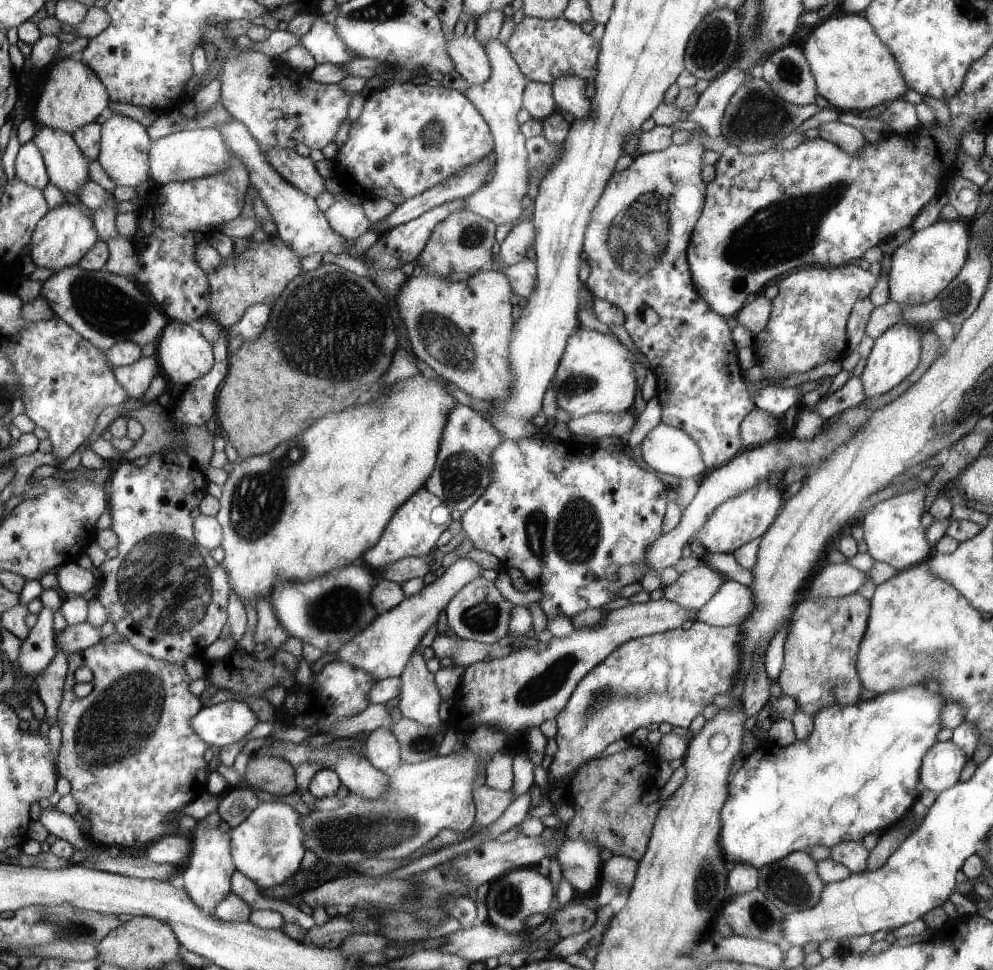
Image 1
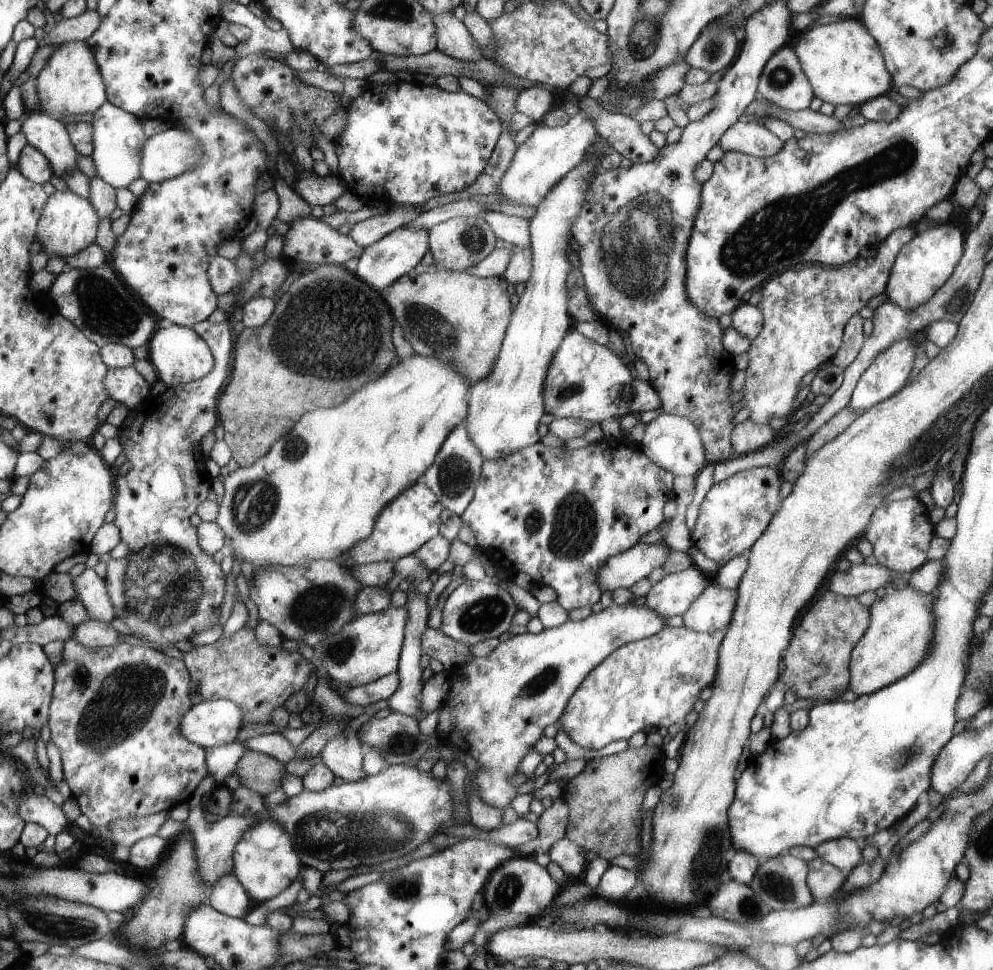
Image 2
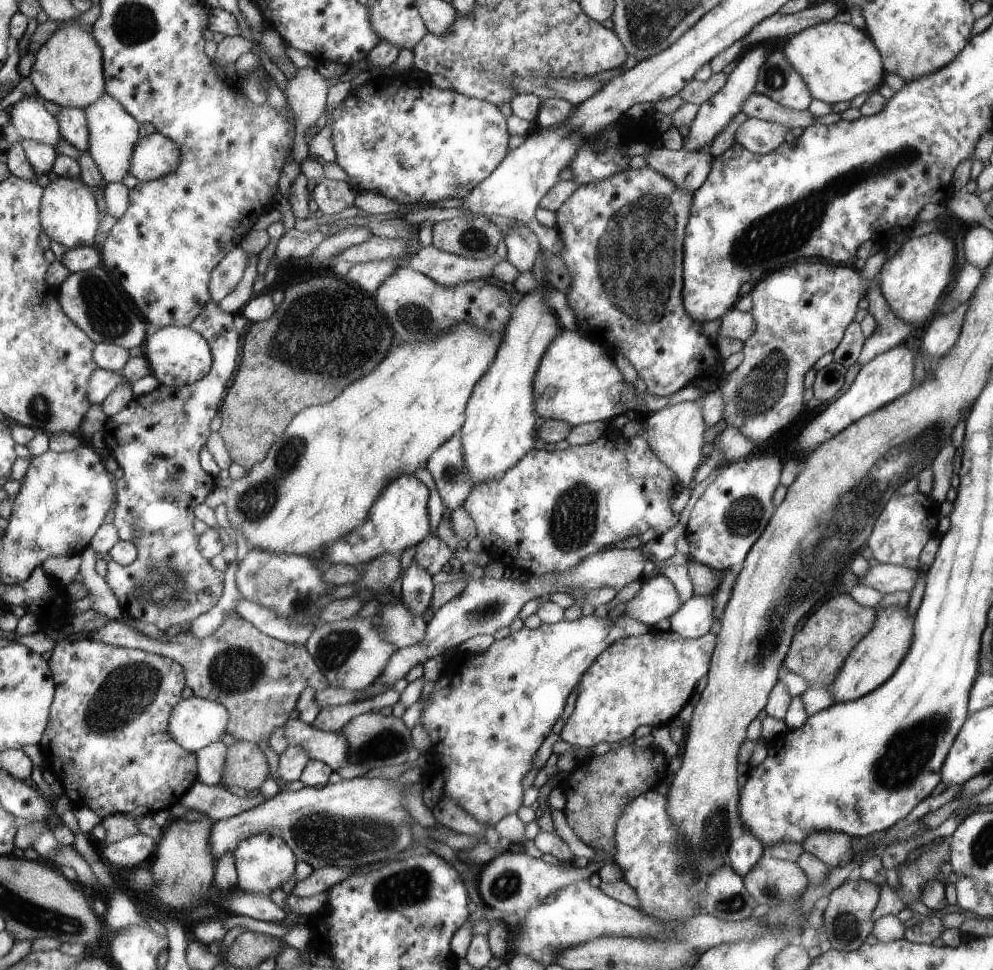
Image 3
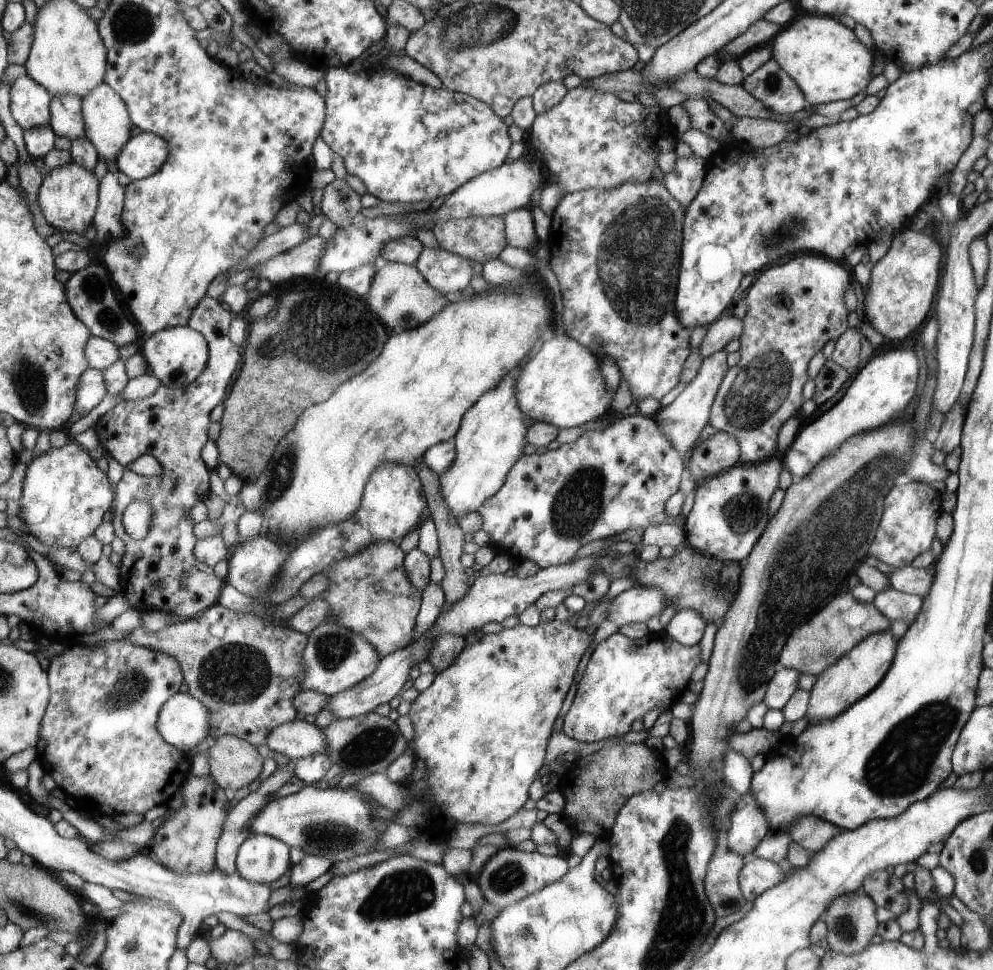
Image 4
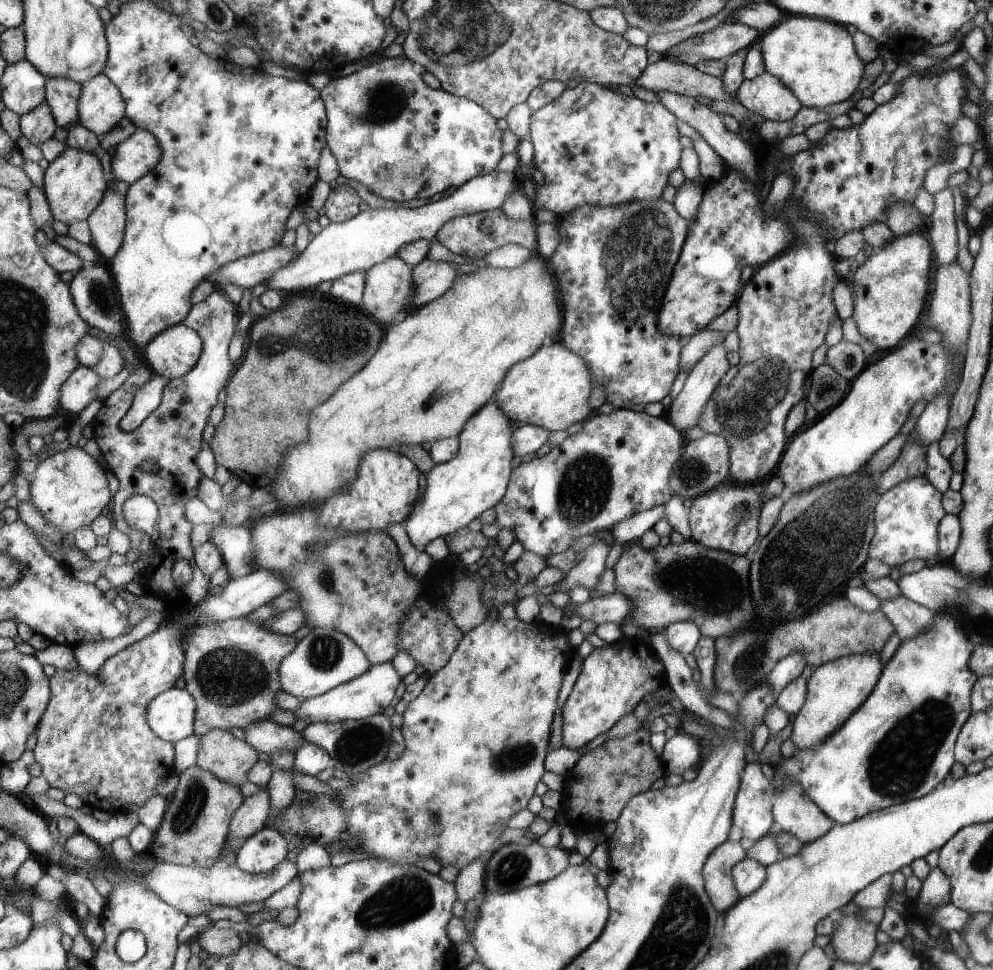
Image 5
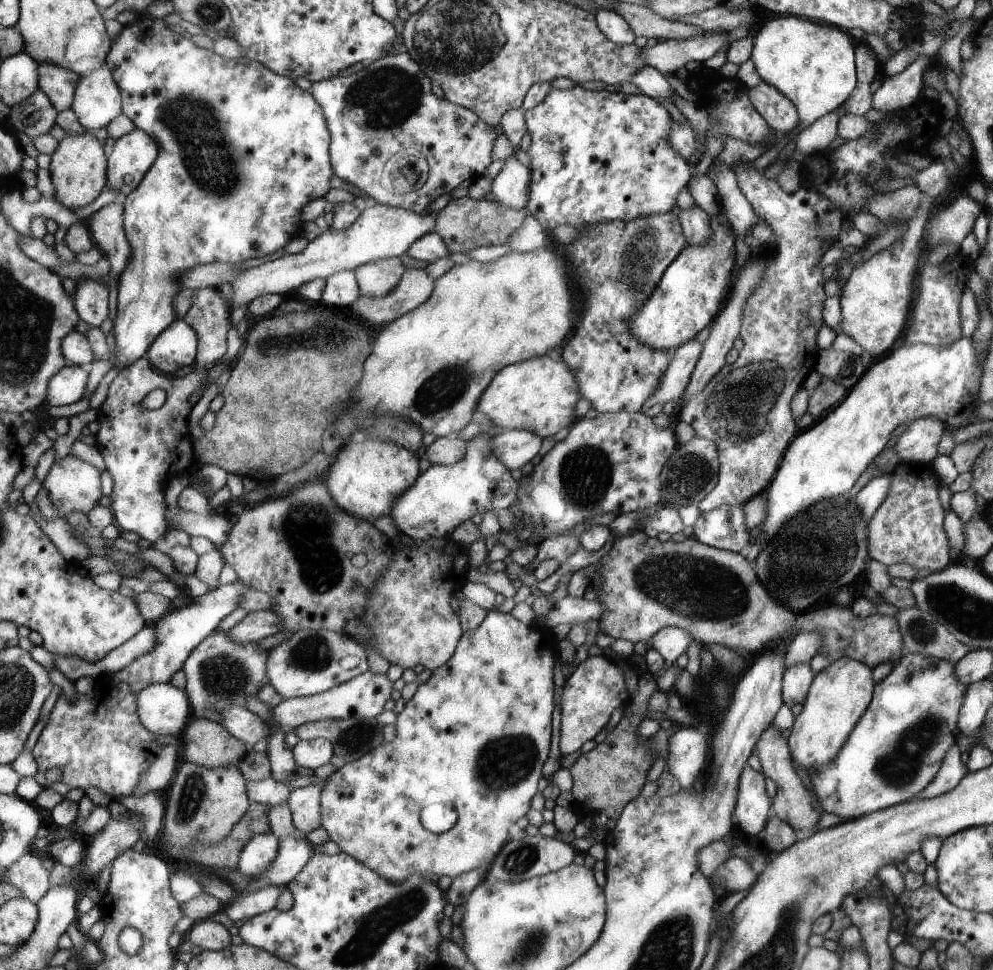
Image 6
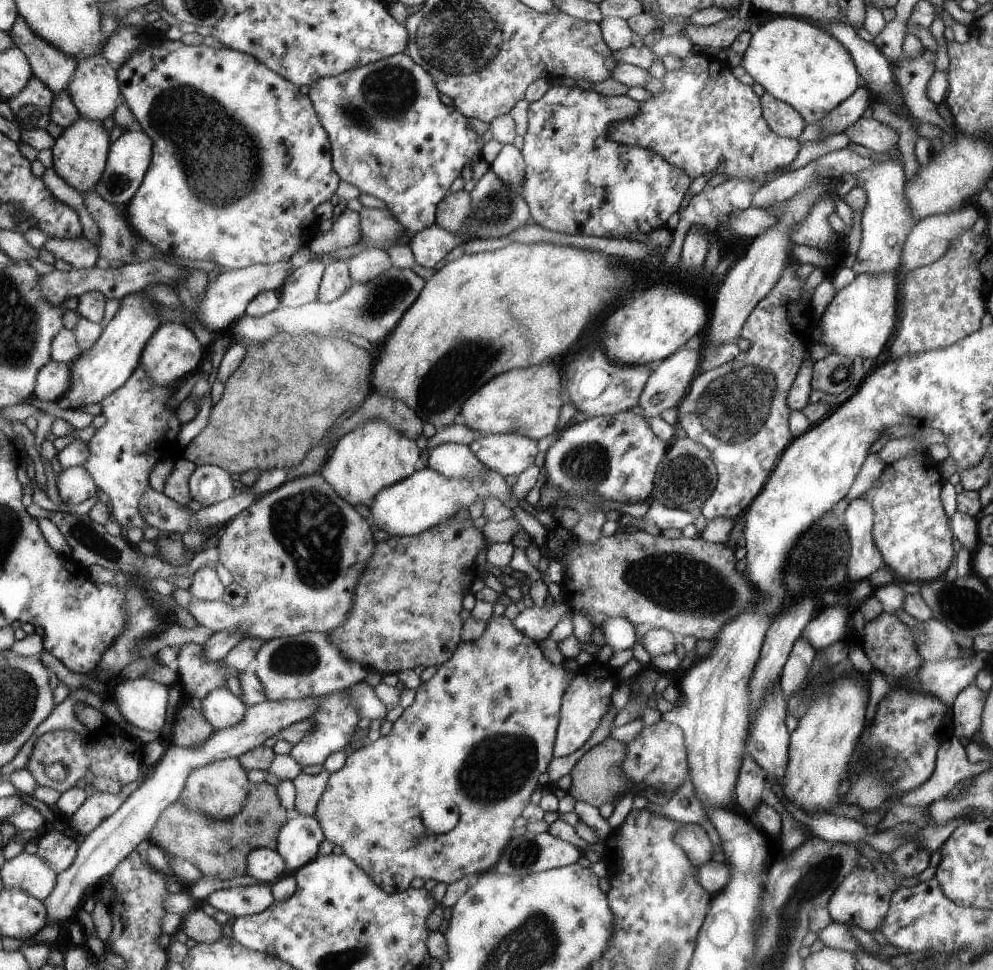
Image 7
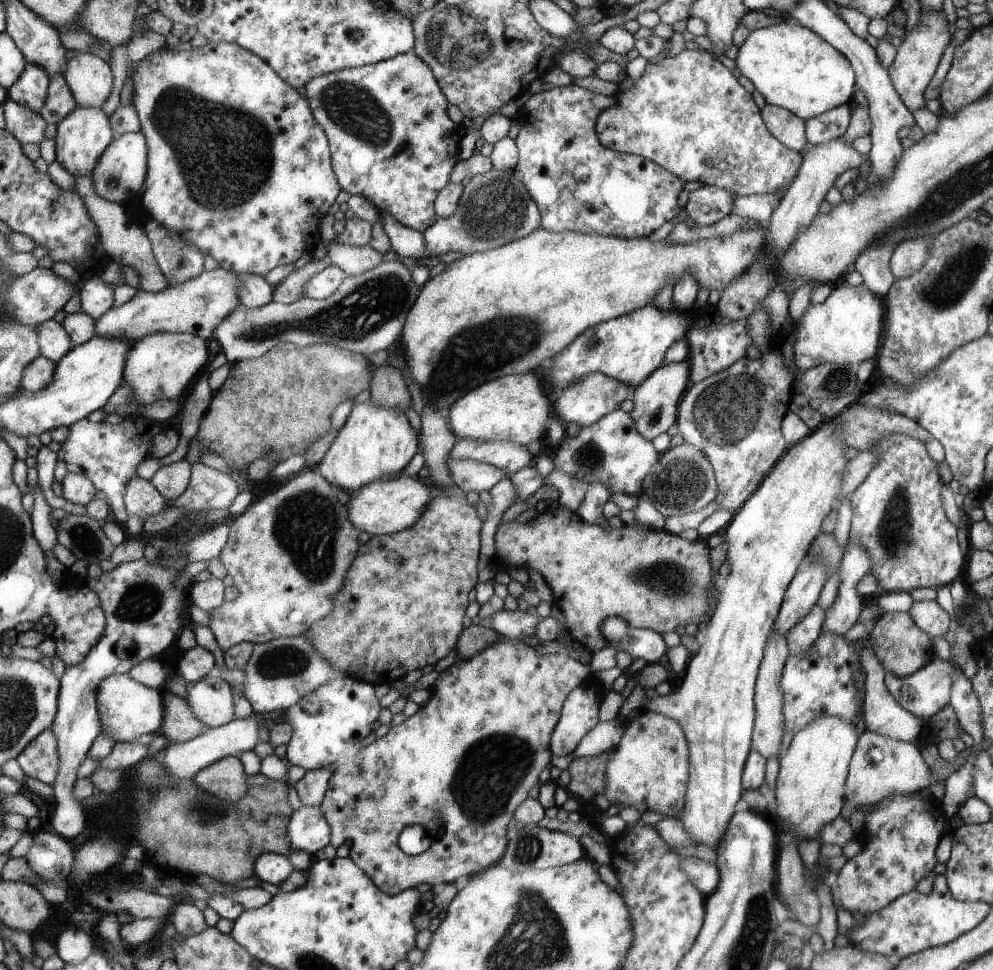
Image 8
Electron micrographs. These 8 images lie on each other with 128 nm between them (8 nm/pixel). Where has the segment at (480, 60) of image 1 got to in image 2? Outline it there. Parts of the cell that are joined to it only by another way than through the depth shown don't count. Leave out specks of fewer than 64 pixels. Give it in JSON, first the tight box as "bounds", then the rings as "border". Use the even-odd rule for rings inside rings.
{"bounds":[432,12,480,62],"border":[[[452,12],[432,14],[436,26],[436,50],[461,62],[472,62],[480,58],[480,50],[467,28]]]}

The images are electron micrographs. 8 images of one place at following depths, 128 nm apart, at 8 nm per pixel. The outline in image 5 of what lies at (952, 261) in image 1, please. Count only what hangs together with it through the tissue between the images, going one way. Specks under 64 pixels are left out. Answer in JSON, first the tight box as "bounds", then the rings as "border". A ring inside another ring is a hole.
{"bounds":[847,230,933,352],"border":[[[916,230],[894,236],[881,250],[872,253],[857,267],[847,283],[851,289],[854,310],[851,315],[858,332],[871,340],[877,349],[888,352],[915,326],[923,296],[927,296],[927,274],[933,260],[929,242]]]}

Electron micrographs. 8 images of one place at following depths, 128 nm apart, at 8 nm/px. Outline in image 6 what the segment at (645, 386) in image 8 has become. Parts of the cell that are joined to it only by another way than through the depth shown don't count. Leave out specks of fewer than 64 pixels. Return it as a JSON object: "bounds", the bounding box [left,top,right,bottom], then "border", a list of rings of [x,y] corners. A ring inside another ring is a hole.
{"bounds":[643,339,702,410],"border":[[[697,339],[684,342],[683,345],[677,347],[677,350],[673,352],[672,361],[669,361],[668,368],[661,375],[656,389],[644,402],[643,410],[647,410],[653,404],[663,405],[671,400],[679,402],[681,393],[691,376],[701,349],[702,342],[698,342]]]}

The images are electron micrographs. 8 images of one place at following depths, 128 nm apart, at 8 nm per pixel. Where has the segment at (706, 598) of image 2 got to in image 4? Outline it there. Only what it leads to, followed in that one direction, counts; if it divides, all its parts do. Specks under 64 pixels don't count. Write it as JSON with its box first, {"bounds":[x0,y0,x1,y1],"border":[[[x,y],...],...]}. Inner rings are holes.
{"bounds":[664,608,706,646],"border":[[[692,608],[679,609],[665,624],[664,632],[683,646],[693,646],[702,637],[706,620]]]}

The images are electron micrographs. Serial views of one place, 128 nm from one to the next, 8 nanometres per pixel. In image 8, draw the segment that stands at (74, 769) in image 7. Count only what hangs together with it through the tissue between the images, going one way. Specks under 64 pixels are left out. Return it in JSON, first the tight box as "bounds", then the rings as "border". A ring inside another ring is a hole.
{"bounds":[16,728,60,786],"border":[[[53,728],[35,737],[16,759],[29,777],[54,786],[60,771],[60,750]]]}

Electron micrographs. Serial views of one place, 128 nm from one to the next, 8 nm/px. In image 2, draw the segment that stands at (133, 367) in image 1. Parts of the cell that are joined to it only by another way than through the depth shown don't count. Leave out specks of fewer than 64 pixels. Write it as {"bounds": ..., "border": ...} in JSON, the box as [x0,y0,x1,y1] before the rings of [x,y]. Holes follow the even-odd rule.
{"bounds":[105,365,151,412],"border":[[[131,365],[110,369],[105,376],[105,390],[109,392],[109,398],[125,404],[129,412],[149,397],[150,389],[151,386],[141,377],[141,374],[137,374],[131,368]]]}

